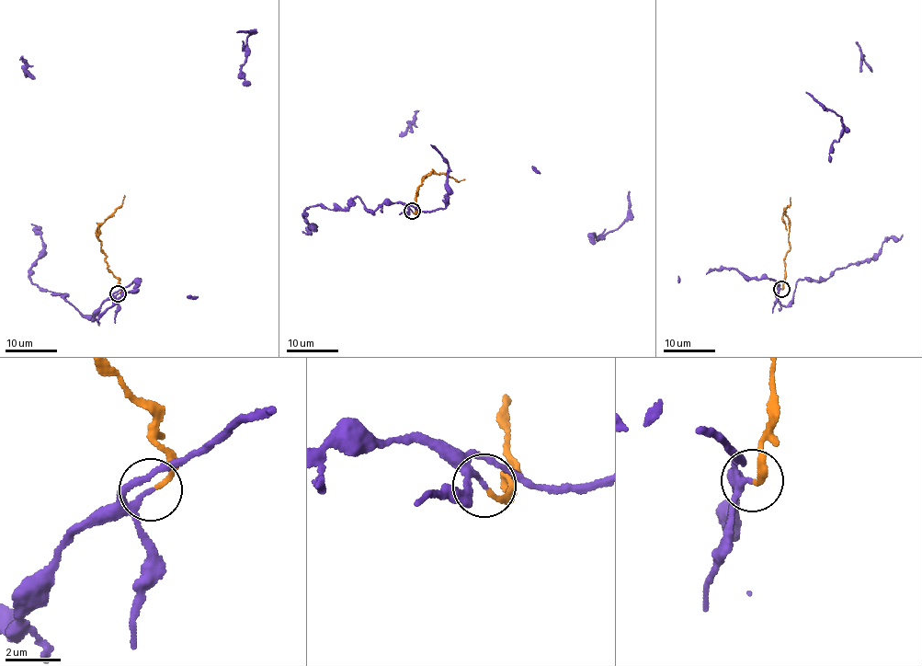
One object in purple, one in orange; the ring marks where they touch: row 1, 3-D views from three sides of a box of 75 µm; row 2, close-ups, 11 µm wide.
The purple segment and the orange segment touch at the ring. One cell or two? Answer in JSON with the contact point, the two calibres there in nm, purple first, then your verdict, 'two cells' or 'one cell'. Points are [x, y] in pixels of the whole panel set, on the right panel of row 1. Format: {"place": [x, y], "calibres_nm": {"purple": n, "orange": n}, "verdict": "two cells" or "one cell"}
{"place": [781, 289], "calibres_nm": {"purple": 130, "orange": 160}, "verdict": "two cells"}

